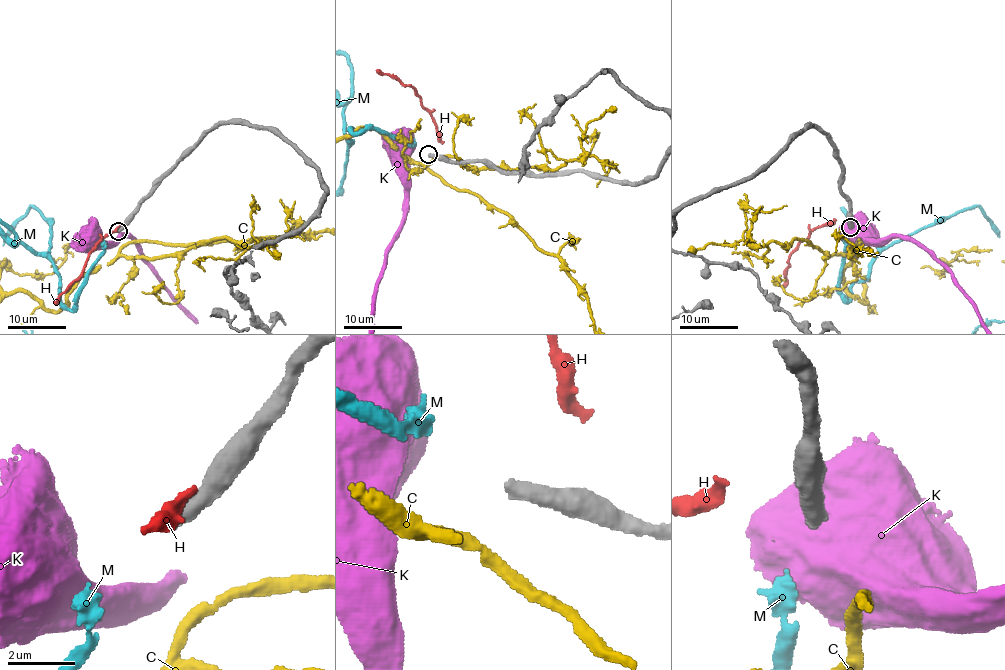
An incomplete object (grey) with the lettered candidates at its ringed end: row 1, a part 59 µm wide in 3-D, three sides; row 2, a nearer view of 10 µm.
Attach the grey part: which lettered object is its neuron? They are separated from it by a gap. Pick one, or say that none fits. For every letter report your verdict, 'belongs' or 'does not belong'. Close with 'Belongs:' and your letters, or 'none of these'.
C: does not belong
H: does not belong
K: does not belong
M: belongs
Belongs: M

